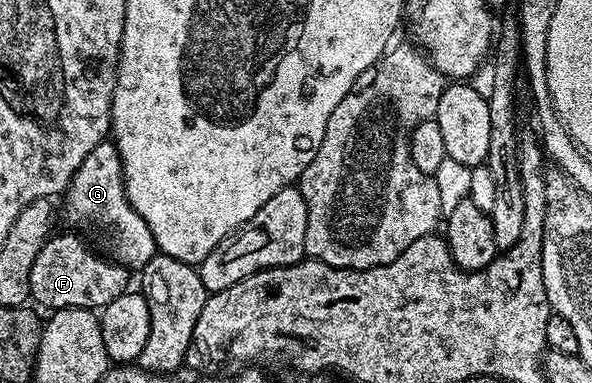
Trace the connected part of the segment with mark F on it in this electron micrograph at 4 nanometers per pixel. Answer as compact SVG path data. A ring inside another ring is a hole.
M55 233L47 238L46 243L40 248L36 261L31 265L30 298L38 301L42 306L47 306L47 311L50 312L64 308L97 311L112 304L116 296L127 293L129 286L126 285L132 278L131 271L118 262L107 260L97 249L94 251L78 235L81 233L70 233L74 234Z

